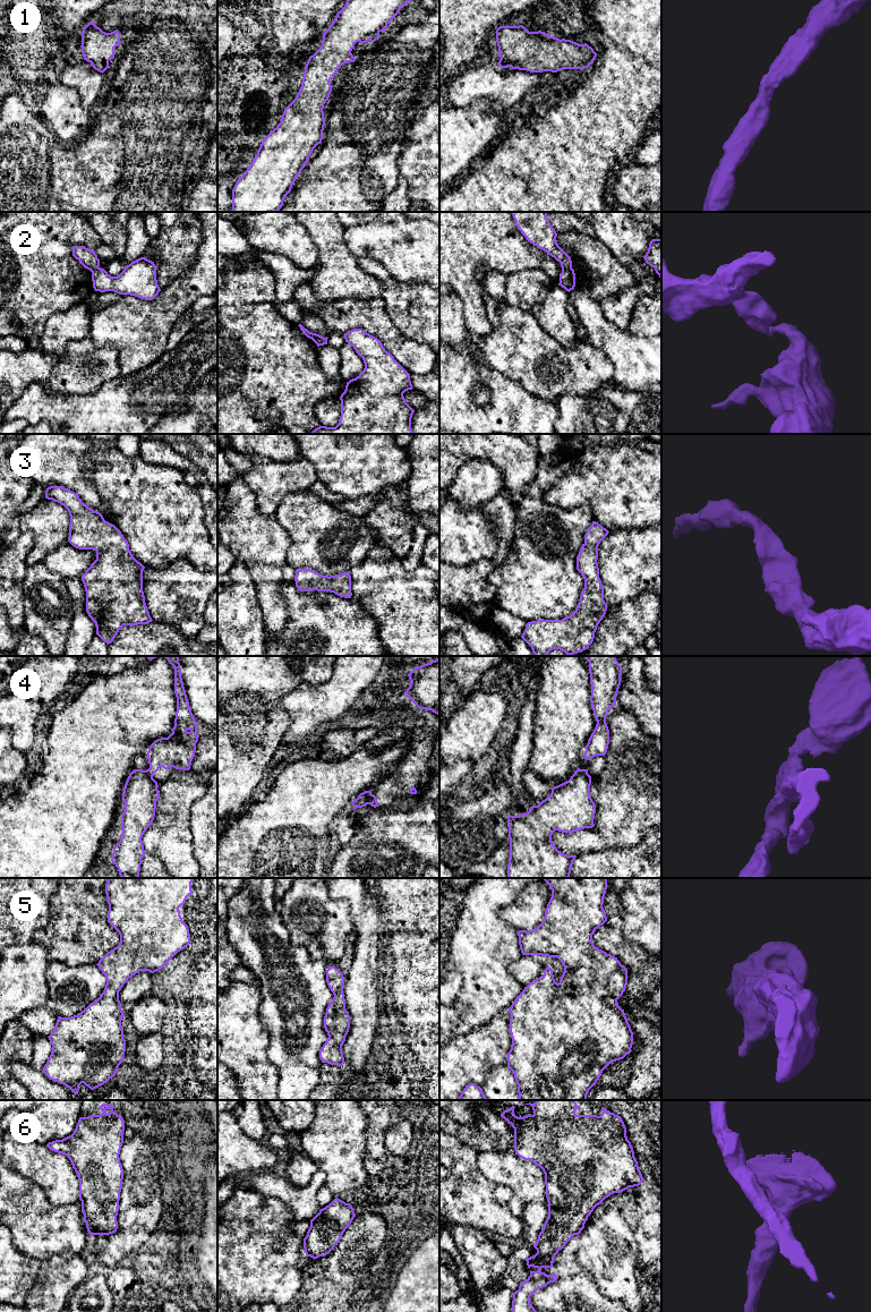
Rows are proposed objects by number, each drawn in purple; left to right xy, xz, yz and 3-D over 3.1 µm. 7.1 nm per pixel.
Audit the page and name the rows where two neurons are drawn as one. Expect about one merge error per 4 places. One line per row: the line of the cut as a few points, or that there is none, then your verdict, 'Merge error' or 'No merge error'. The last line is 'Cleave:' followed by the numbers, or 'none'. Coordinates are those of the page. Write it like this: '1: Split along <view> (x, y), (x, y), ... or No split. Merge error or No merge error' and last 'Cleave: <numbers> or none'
1: No split. No merge error
2: Split along yz (571, 267), (562, 270). Merge error
3: No split. No merge error
4: Split along xz (372, 794), (368, 803). Merge error
5: No split. No merge error
6: No split. No merge error
Cleave: 2, 4

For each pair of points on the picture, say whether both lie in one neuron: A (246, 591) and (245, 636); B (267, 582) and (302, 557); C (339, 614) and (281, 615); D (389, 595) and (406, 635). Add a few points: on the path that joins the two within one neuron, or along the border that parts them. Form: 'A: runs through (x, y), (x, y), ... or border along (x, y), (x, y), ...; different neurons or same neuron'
A: runs through (246, 603), (246, 624); same neuron
B: border along (289, 537), (285, 563); different neurons
C: border along (280, 590), (285, 602), (288, 623), (273, 637); different neurons
D: runs through (399, 605), (406, 612), (406, 624); same neuron

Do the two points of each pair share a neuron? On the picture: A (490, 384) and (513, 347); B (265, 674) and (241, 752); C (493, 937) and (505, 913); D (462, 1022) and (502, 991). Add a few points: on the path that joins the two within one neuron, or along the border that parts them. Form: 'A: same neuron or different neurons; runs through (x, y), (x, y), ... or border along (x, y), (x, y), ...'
A: different neurons; border along (475, 357), (479, 364), (490, 367), (521, 384)
B: same neuron; runs through (246, 693), (241, 698), (241, 733)
C: different neurons; border along (517, 897), (503, 906), (498, 916), (518, 930)
D: same neuron; runs through (472, 1012), (492, 993)

